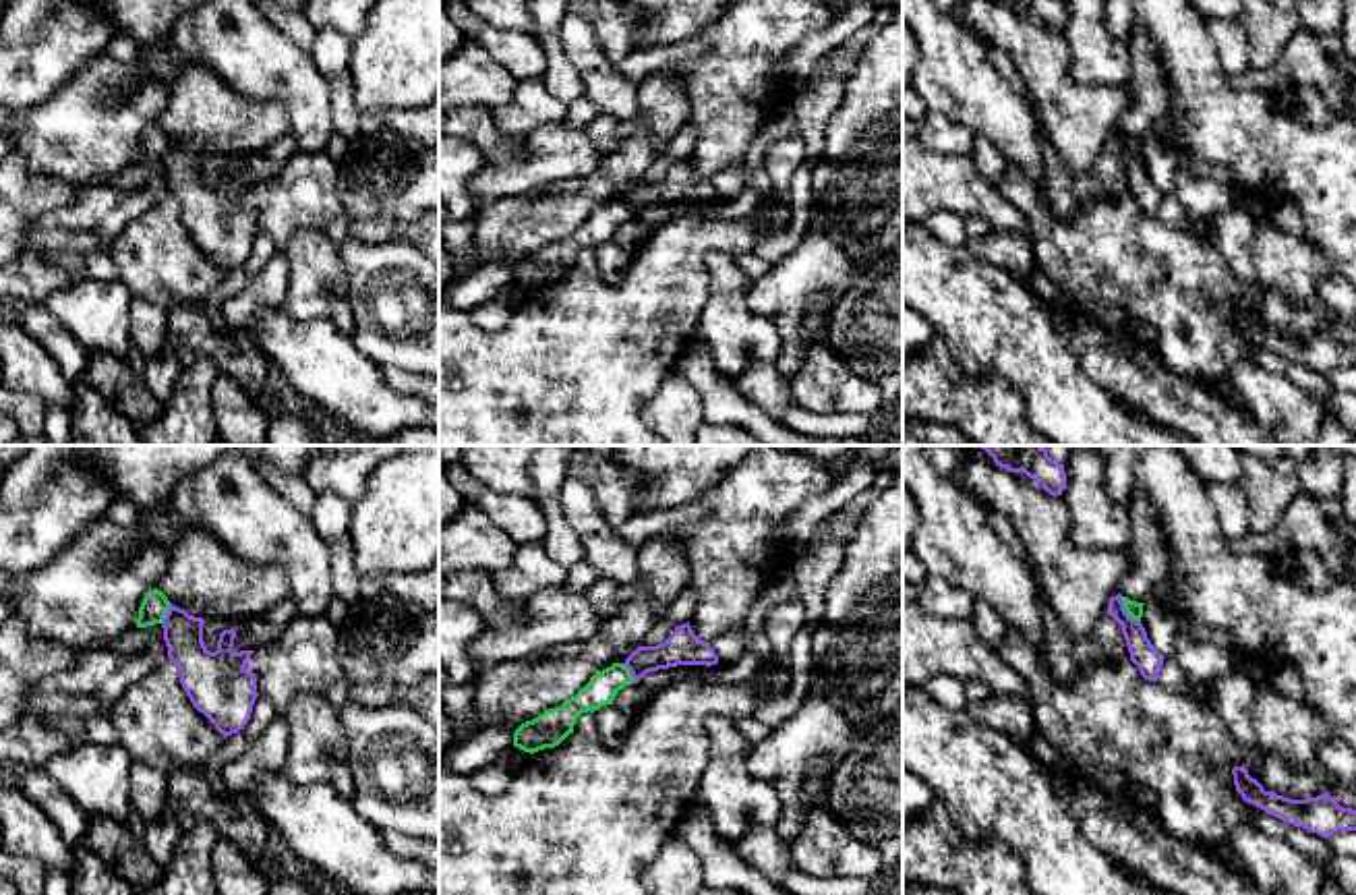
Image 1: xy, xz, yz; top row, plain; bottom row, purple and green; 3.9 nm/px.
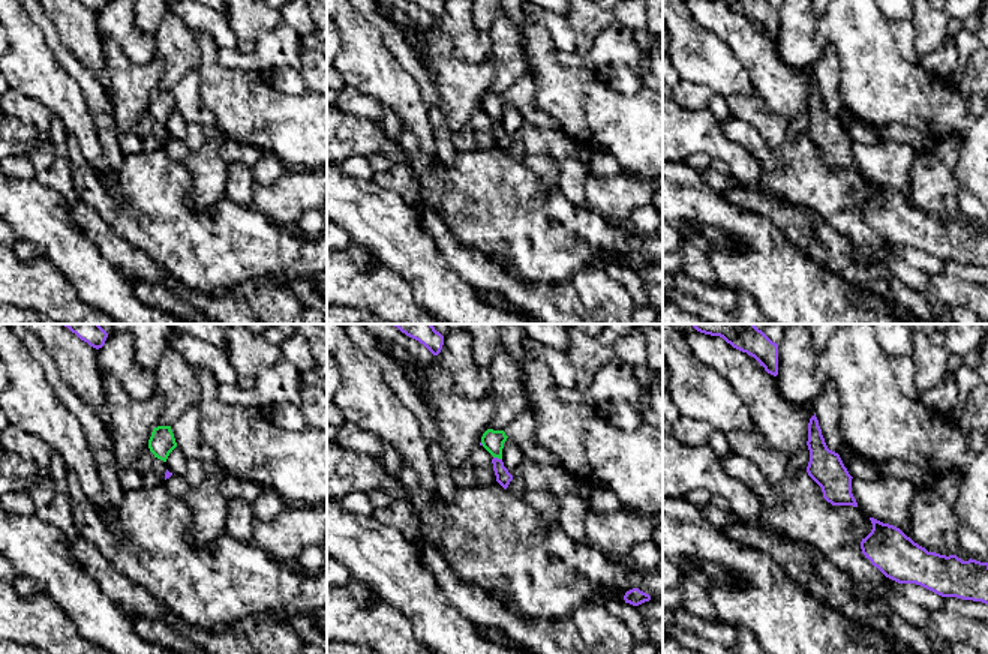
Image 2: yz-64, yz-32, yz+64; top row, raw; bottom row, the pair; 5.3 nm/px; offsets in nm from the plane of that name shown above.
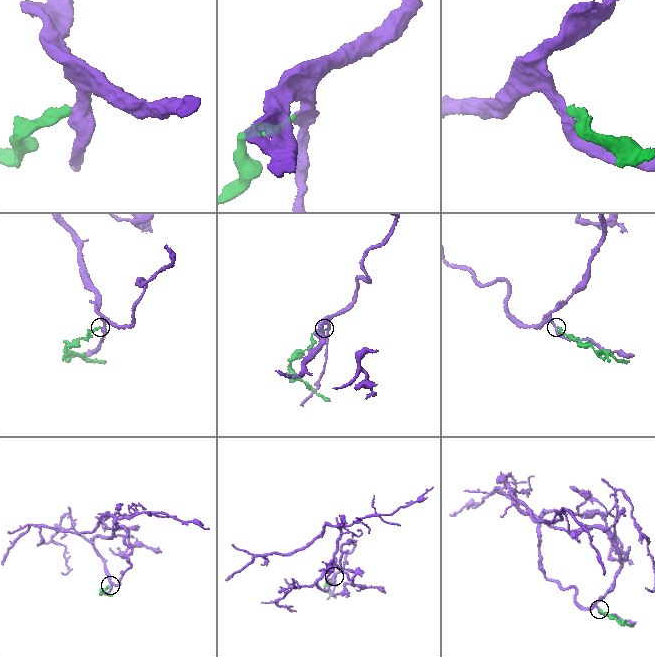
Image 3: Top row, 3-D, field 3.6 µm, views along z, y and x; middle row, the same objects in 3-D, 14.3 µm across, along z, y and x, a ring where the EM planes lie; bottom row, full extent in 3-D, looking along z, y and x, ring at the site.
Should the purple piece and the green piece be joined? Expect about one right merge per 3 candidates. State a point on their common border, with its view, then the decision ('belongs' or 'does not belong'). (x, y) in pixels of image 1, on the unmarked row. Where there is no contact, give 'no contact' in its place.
meets purple in yz at (1125, 148); does not belong

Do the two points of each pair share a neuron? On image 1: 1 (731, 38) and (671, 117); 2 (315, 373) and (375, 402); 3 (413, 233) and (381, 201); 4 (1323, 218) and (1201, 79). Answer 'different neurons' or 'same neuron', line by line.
1: different neurons
2: same neuron
3: different neurons
4: same neuron

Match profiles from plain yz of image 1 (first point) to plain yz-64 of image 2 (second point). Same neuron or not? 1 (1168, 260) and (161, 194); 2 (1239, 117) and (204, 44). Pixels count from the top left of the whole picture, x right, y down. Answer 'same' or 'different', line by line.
1: same
2: same

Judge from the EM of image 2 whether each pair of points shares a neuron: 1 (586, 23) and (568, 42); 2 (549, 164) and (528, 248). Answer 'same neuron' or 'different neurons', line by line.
1: different neurons
2: different neurons

